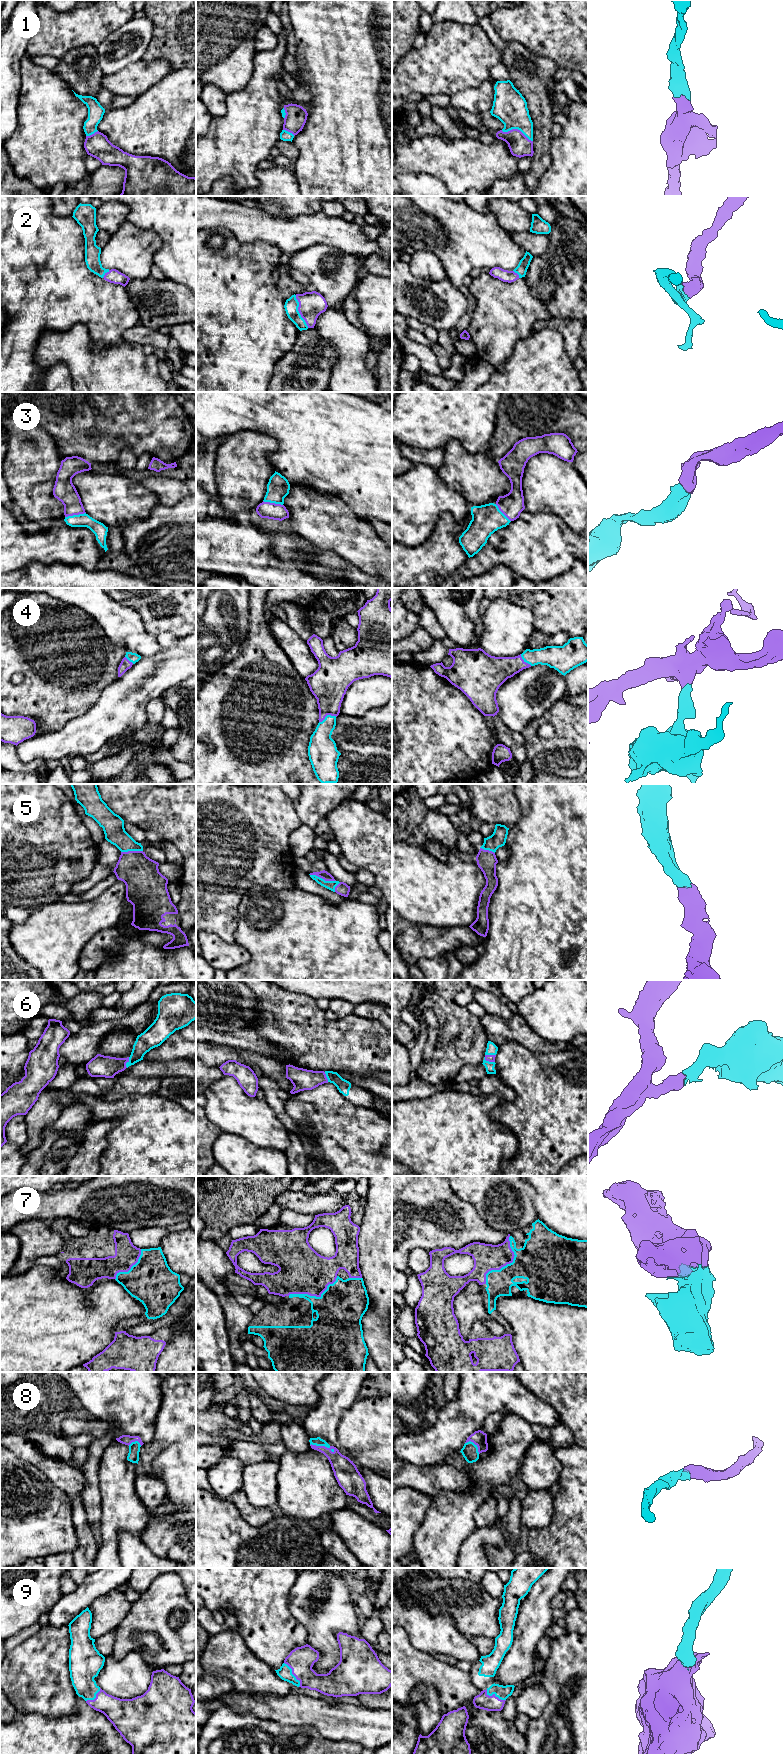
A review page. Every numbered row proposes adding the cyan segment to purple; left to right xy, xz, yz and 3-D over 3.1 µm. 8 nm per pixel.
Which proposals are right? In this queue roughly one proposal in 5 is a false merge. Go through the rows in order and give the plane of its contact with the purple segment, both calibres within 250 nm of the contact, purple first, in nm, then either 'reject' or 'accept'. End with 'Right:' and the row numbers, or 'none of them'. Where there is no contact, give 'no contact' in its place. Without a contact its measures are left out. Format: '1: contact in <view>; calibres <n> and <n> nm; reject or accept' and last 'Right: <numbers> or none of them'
1: contact in yz; calibres 170 and 280 nm; accept
2: contact in xz; calibres 200 and 110 nm; accept
3: contact in xy; calibres 170 and 110 nm; accept
4: contact in xz; calibres 300 and 200 nm; accept
5: contact in xz; calibres 70 and 70 nm; accept
6: contact in yz; calibres 60 and 70 nm; accept
7: contact in yz; calibres 220 and 340 nm; accept
8: contact in xz; calibres 170 and 70 nm; accept
9: contact in xz; calibres 200 and 110 nm; accept
Right: 1, 2, 3, 4, 5, 6, 7, 8, 9

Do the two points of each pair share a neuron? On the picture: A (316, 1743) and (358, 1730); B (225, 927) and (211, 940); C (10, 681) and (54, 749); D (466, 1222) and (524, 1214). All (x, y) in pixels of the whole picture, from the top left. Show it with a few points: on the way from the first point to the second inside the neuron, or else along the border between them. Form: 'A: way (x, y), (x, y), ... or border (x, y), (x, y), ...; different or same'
A: border (307, 1726), (313, 1726), (328, 1739), (350, 1741); different
B: border (206, 931), (215, 933), (227, 942), (234, 943); different
C: border (65, 723), (58, 729), (35, 735); different
D: border (467, 1202), (491, 1227), (503, 1232); different

